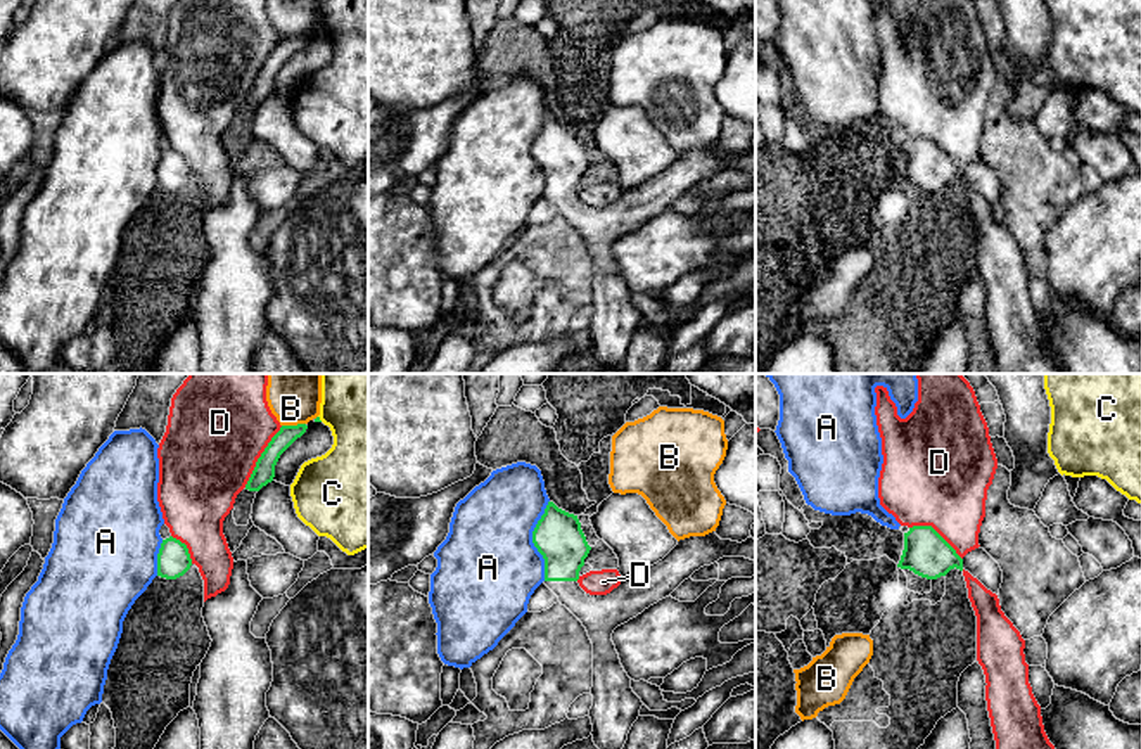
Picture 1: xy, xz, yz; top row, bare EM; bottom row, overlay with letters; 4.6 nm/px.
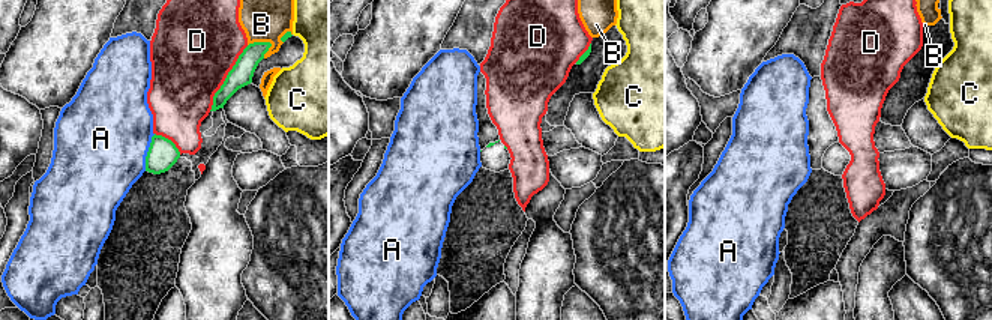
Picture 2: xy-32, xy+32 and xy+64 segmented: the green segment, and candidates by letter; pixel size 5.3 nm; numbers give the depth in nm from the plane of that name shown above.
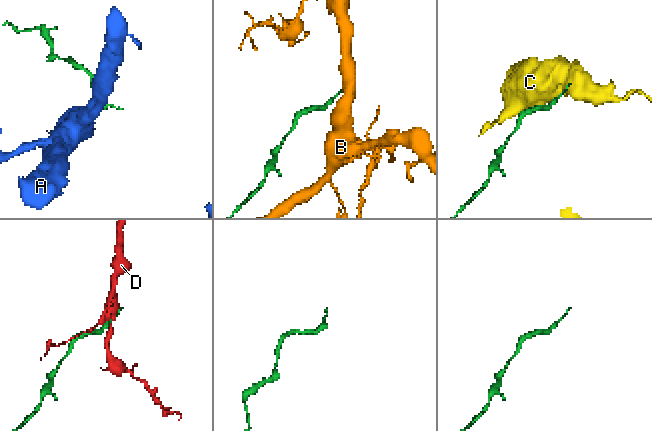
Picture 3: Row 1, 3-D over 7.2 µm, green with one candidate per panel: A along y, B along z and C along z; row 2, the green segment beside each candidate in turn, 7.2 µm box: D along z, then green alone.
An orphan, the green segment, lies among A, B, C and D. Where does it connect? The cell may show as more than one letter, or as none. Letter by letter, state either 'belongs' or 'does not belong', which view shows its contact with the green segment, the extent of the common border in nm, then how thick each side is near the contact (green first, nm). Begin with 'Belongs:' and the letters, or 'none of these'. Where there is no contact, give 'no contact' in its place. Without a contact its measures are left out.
Belongs: none of these
A: does not belong; meets green in xz; contact 380 nm long; 220 nm thick on the green side, 480 nm on the other
B: does not belong; meets green in xy; contact 110 nm long; 100 nm thick on the green side, 260 nm on the other
C: does not belong; meets green in xy; contact 40 nm long; 20 nm thick on the green side, 440 nm on the other
D: does not belong; meets green in xy; contact 340 nm long; 100 nm thick on the green side, 480 nm on the other

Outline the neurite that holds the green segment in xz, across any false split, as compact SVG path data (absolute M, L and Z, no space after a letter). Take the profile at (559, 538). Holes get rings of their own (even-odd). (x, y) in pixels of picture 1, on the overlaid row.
M548 502L532 531L532 543L545 559L545 585L586 628L593 643L593 706L590 718L598 749L622 749L633 723L640 716L641 699L631 688L612 633L617 626L641 614L688 579L695 571L723 557L755 560L755 540L721 540L716 531L690 536L657 564L624 578L607 595L586 593L577 579L591 547L577 515Z

